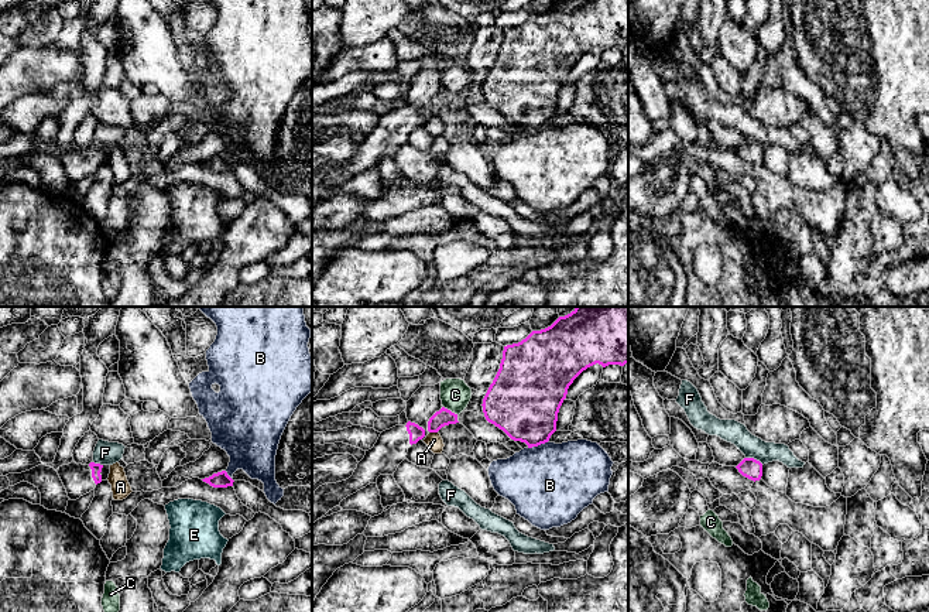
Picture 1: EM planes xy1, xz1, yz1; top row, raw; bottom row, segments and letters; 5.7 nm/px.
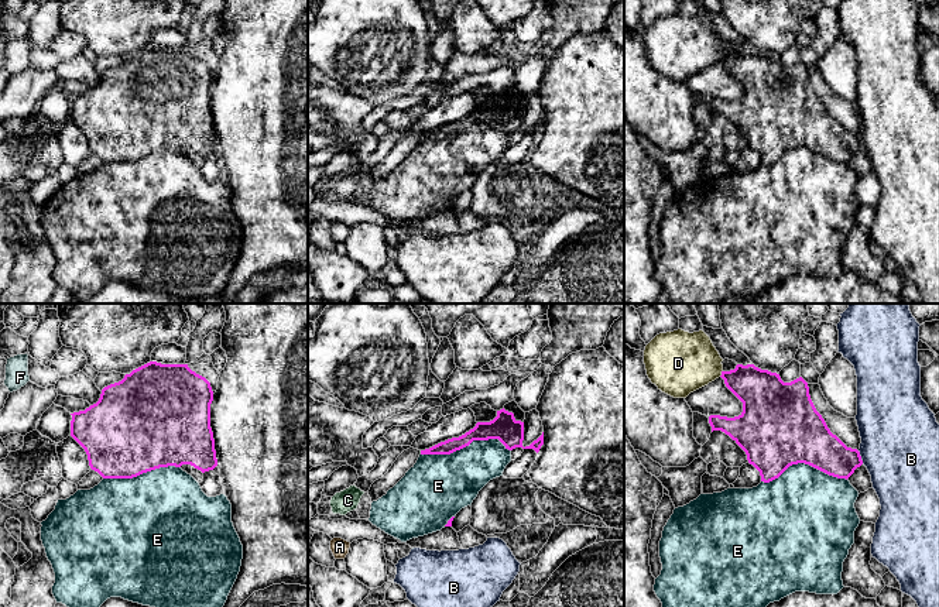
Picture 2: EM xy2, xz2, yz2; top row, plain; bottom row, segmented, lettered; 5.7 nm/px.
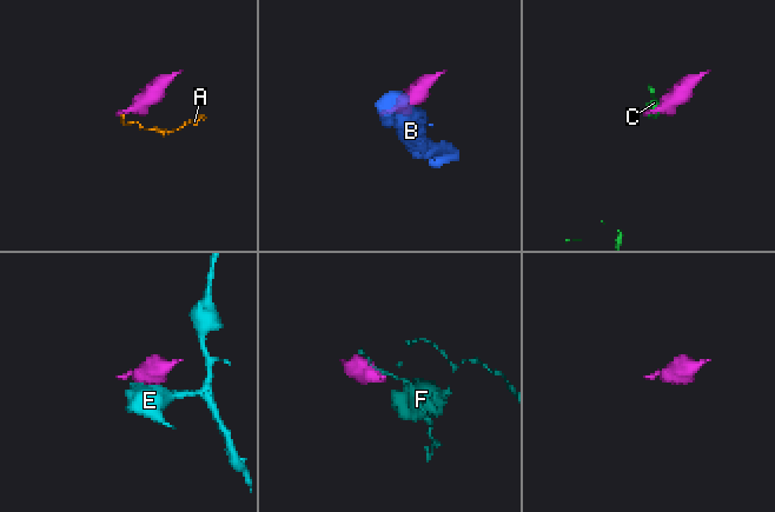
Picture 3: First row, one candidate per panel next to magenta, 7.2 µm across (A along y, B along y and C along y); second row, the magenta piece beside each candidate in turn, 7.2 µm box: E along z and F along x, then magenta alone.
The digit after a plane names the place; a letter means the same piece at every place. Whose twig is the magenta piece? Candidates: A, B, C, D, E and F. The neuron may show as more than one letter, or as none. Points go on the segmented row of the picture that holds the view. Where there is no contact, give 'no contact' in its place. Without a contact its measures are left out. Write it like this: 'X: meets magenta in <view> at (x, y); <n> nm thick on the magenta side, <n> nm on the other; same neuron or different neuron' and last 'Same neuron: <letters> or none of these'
A: meets magenta in xz1 at (434, 431); 100 nm thick on the magenta side, 90 nm on the other; different neuron
B: meets magenta in xz1 at (538, 444); 400 nm thick on the magenta side, 460 nm on the other; different neuron
C: meets magenta in xz1 at (449, 410); 100 nm thick on the magenta side, 170 nm on the other; different neuron
D: meets magenta in yz2 at (722, 373); 260 nm thick on the magenta side, 360 nm on the other; different neuron
E: meets magenta in xz2 at (465, 446); 150 nm thick on the magenta side, 340 nm on the other; different neuron
F: meets magenta in yz1 at (753, 458); 120 nm thick on the magenta side, 130 nm on the other; different neuron
Same neuron: none of these

